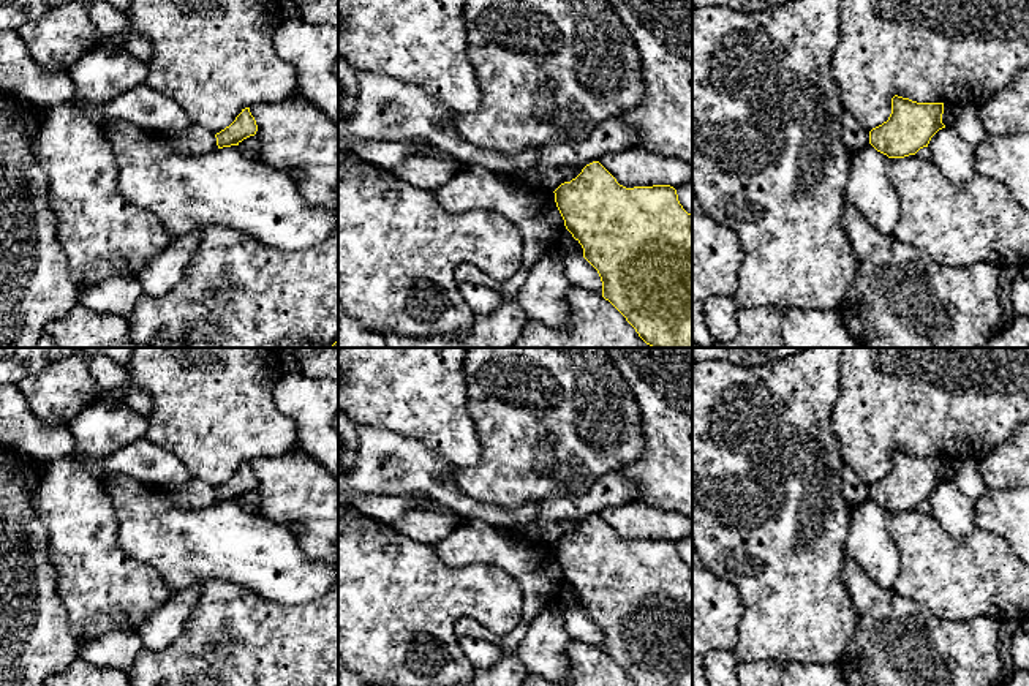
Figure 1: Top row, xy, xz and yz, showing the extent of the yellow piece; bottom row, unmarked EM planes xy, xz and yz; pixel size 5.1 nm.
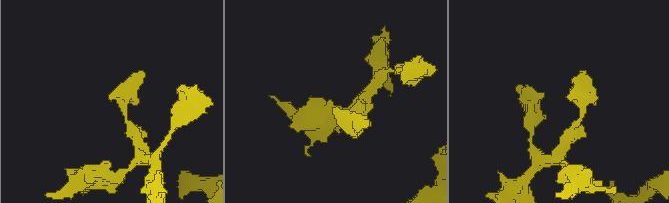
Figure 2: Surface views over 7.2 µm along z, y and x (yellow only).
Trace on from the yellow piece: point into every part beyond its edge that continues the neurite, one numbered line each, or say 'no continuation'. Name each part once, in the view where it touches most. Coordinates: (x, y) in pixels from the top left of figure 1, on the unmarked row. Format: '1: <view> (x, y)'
no continuation

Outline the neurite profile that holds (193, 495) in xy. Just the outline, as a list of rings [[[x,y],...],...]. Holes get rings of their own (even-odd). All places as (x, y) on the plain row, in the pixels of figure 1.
[[[193,477],[180,487],[150,485],[161,493],[172,506],[201,509],[218,503],[215,487]]]

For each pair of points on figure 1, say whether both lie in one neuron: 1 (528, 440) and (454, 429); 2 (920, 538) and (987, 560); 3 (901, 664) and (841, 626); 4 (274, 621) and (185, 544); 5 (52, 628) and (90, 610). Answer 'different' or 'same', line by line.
1: different
2: same
3: different
4: different
5: different

